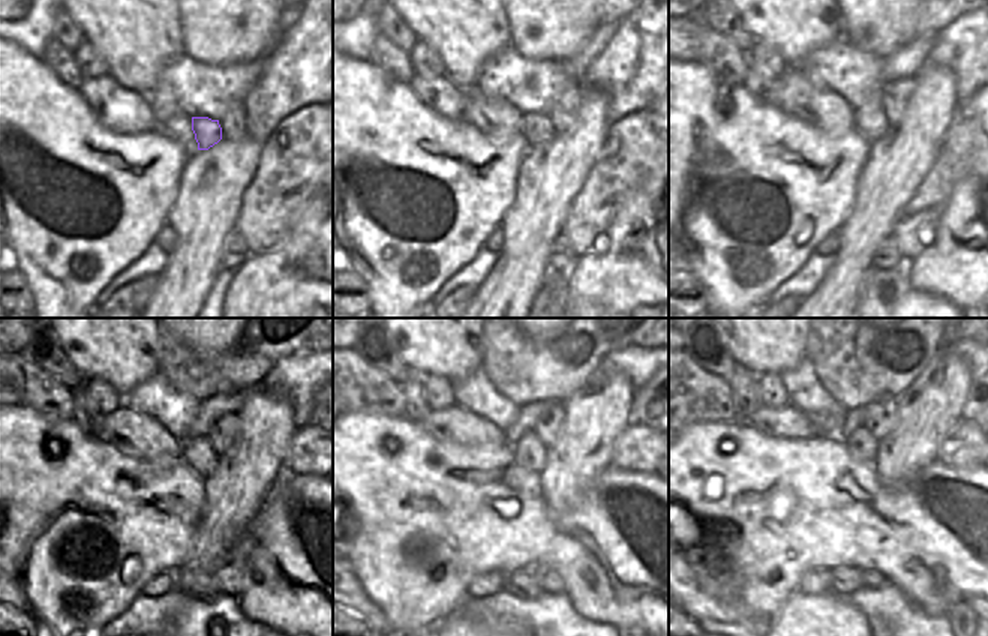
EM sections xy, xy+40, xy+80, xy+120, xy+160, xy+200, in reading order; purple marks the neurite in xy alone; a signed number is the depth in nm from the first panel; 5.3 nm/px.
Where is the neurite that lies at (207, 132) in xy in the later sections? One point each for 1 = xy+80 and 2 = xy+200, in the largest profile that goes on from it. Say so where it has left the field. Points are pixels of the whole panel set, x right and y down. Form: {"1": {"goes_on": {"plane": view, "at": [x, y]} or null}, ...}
{"1": {"goes_on": {"plane": "xy+80", "at": [870, 120]}}, "2": {"goes_on": {"plane": "xy+200", "at": [862, 447]}}}

